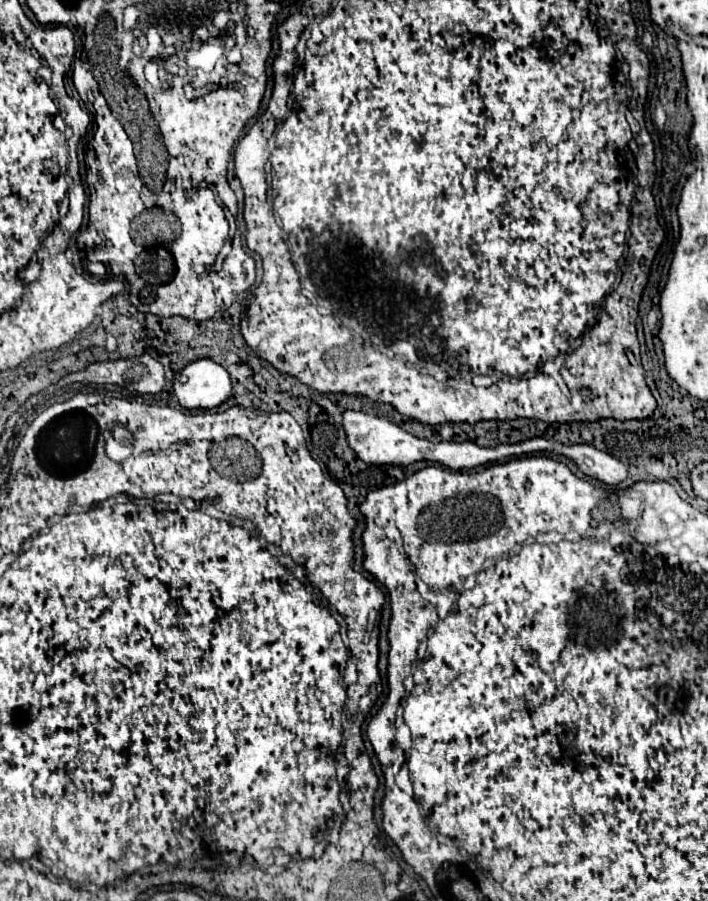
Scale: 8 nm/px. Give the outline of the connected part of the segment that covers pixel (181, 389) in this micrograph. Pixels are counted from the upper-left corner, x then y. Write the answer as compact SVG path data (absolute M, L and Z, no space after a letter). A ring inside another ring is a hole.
M210 358L190 362L174 378L174 396L186 410L216 408L230 396L230 390L228 372ZM178 378L184 378L184 382Z

